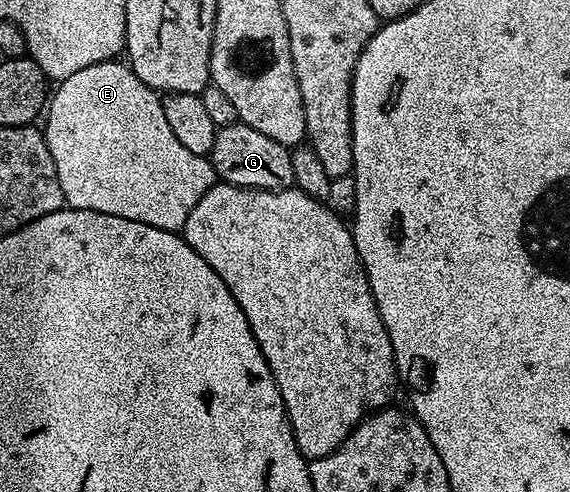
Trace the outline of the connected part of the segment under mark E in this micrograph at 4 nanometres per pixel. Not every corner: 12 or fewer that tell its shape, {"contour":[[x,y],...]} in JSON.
{"contour":[[119,59],[59,81],[67,207],[180,232],[218,182]]}

